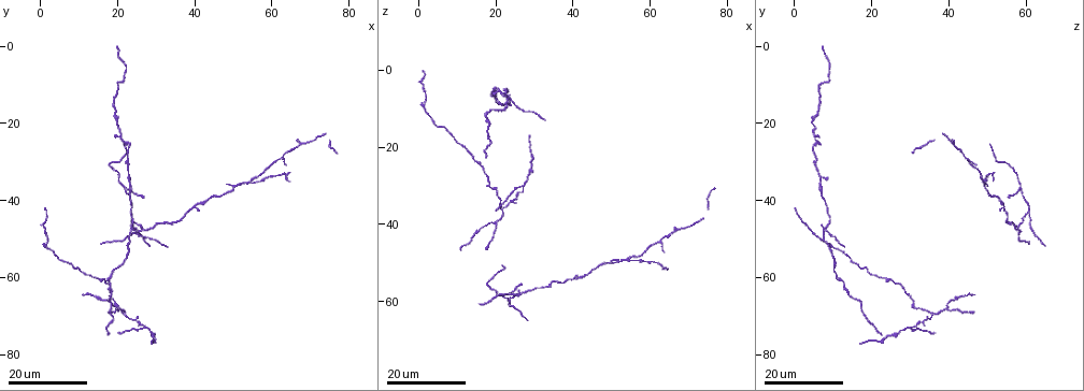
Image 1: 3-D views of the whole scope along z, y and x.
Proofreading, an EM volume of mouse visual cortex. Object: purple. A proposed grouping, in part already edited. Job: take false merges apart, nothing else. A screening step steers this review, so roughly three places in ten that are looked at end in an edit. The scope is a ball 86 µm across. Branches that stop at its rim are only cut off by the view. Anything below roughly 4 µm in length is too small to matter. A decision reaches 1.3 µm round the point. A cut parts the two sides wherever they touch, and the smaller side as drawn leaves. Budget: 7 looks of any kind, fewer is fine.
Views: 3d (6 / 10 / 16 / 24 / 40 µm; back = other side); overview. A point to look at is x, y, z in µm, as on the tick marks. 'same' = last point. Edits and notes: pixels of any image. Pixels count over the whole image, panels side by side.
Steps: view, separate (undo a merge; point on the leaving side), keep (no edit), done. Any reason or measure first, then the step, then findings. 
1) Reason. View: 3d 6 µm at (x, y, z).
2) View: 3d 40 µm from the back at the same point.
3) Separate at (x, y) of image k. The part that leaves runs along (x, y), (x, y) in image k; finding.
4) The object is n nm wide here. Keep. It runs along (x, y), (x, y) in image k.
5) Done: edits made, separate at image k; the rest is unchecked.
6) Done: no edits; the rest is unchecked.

Two arms in line, one across. View: 3d 16 µm at (26.5, 73.5, 30.5).

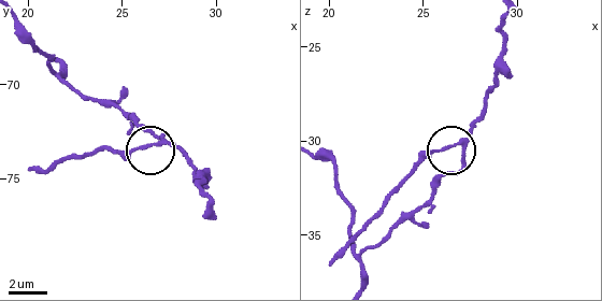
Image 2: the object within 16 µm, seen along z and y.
View: 3d 10 µm at (27.0, 73.2, 30.0).

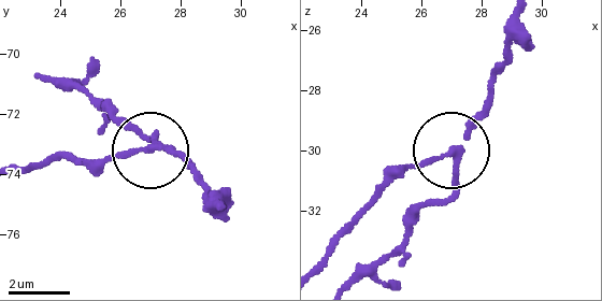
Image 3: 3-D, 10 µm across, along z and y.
Closer look. View: 3d 6 µm at (27.1, 73.1, 30.1).

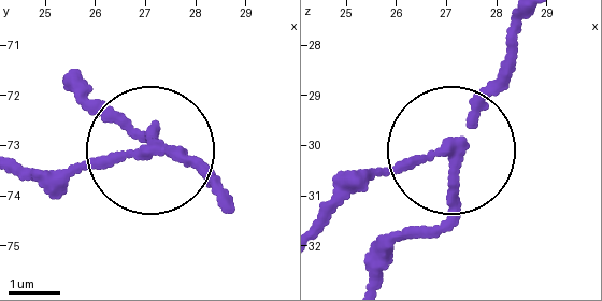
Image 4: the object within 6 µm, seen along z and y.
The object is 170 nm wide here. Separate at (72, 172) of image 4. Two neurons meet here.

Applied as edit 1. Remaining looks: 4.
View: overview.

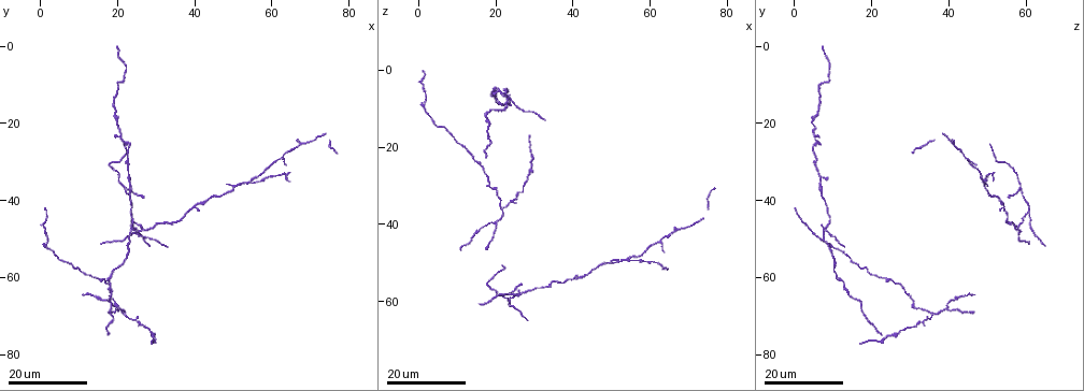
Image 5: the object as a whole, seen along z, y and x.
Three-way junction. View: 3d 16 µm at (21.5, 70.0, 36.0).

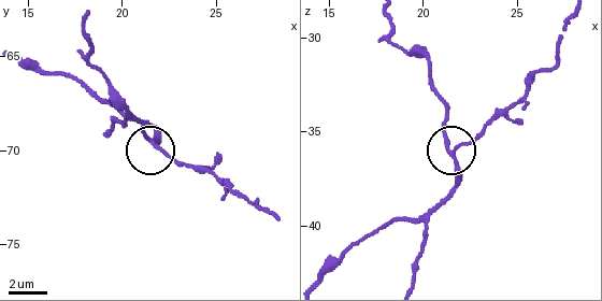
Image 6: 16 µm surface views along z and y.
View: 3d 10 µm at (21.8, 69.6, 35.9).

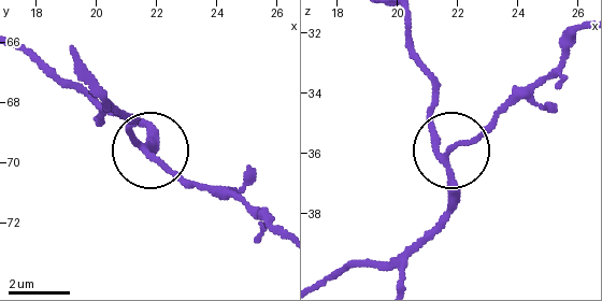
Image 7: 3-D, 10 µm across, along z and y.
3 arms meet here. Keep. It runs along (353, 263), (388, 261), (442, 217), (453, 151), (501, 112) in image 7; continuous, no second neuron.

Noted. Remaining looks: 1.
Done: edits made, separate at image 4; the rest is unchecked.

